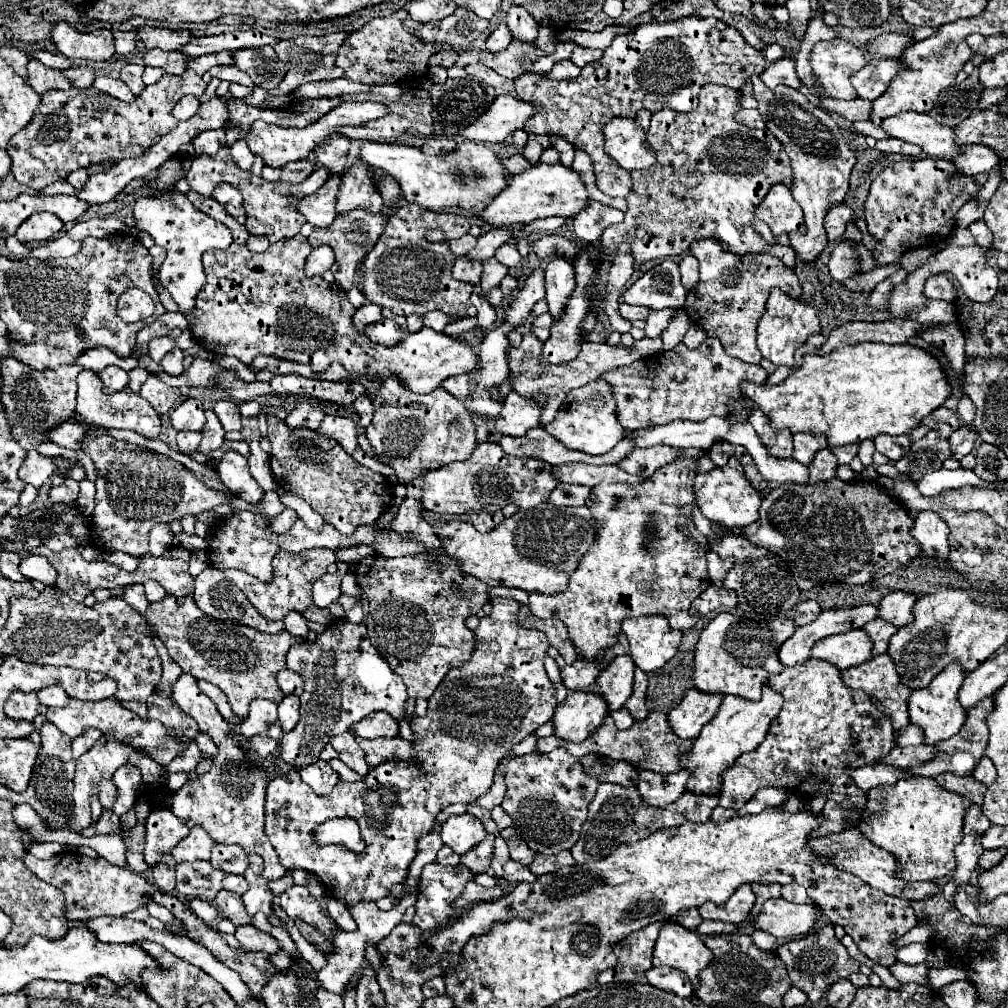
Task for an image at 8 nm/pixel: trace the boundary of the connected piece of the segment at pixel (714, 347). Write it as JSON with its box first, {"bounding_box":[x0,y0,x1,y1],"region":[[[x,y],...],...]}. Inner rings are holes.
{"bounding_box":[602,338,768,430],"region":[[[706,338],[698,348],[690,350],[686,344],[678,344],[676,348],[668,352],[660,352],[654,356],[648,356],[644,360],[634,360],[630,366],[620,366],[602,376],[606,382],[612,384],[614,394],[616,394],[616,414],[620,424],[626,430],[636,430],[636,428],[648,428],[648,426],[658,426],[658,424],[668,424],[672,420],[684,418],[684,420],[706,420],[708,416],[728,416],[728,406],[730,402],[740,400],[742,388],[740,384],[744,380],[750,380],[754,384],[762,384],[768,378],[768,372],[762,366],[750,366],[742,360],[736,360],[728,356],[716,338]]]}

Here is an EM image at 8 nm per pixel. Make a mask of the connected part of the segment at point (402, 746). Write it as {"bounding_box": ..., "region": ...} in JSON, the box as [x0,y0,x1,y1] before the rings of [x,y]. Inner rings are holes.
{"bounding_box":[356,736,412,768],"region":[[[356,736],[356,742],[364,750],[366,762],[370,768],[386,760],[412,760],[412,746],[402,736],[378,738],[378,740],[360,740]]]}

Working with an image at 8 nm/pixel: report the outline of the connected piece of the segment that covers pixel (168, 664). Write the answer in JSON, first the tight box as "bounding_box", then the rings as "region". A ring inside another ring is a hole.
{"bounding_box":[154,638,182,682],"region":[[[154,638],[154,646],[158,648],[158,654],[162,658],[162,678],[160,678],[160,682],[176,682],[178,676],[182,674],[182,668],[168,656],[168,652],[166,652],[164,644],[160,642],[160,638]]]}

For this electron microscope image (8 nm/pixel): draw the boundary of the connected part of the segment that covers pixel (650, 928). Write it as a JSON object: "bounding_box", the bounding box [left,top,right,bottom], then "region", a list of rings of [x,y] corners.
{"bounding_box":[598,922,666,984],"region":[[[666,922],[648,924],[614,946],[614,954],[618,956],[618,964],[610,970],[600,972],[598,984],[636,984],[642,982],[644,972],[652,968],[652,952],[658,938],[660,928]]]}

